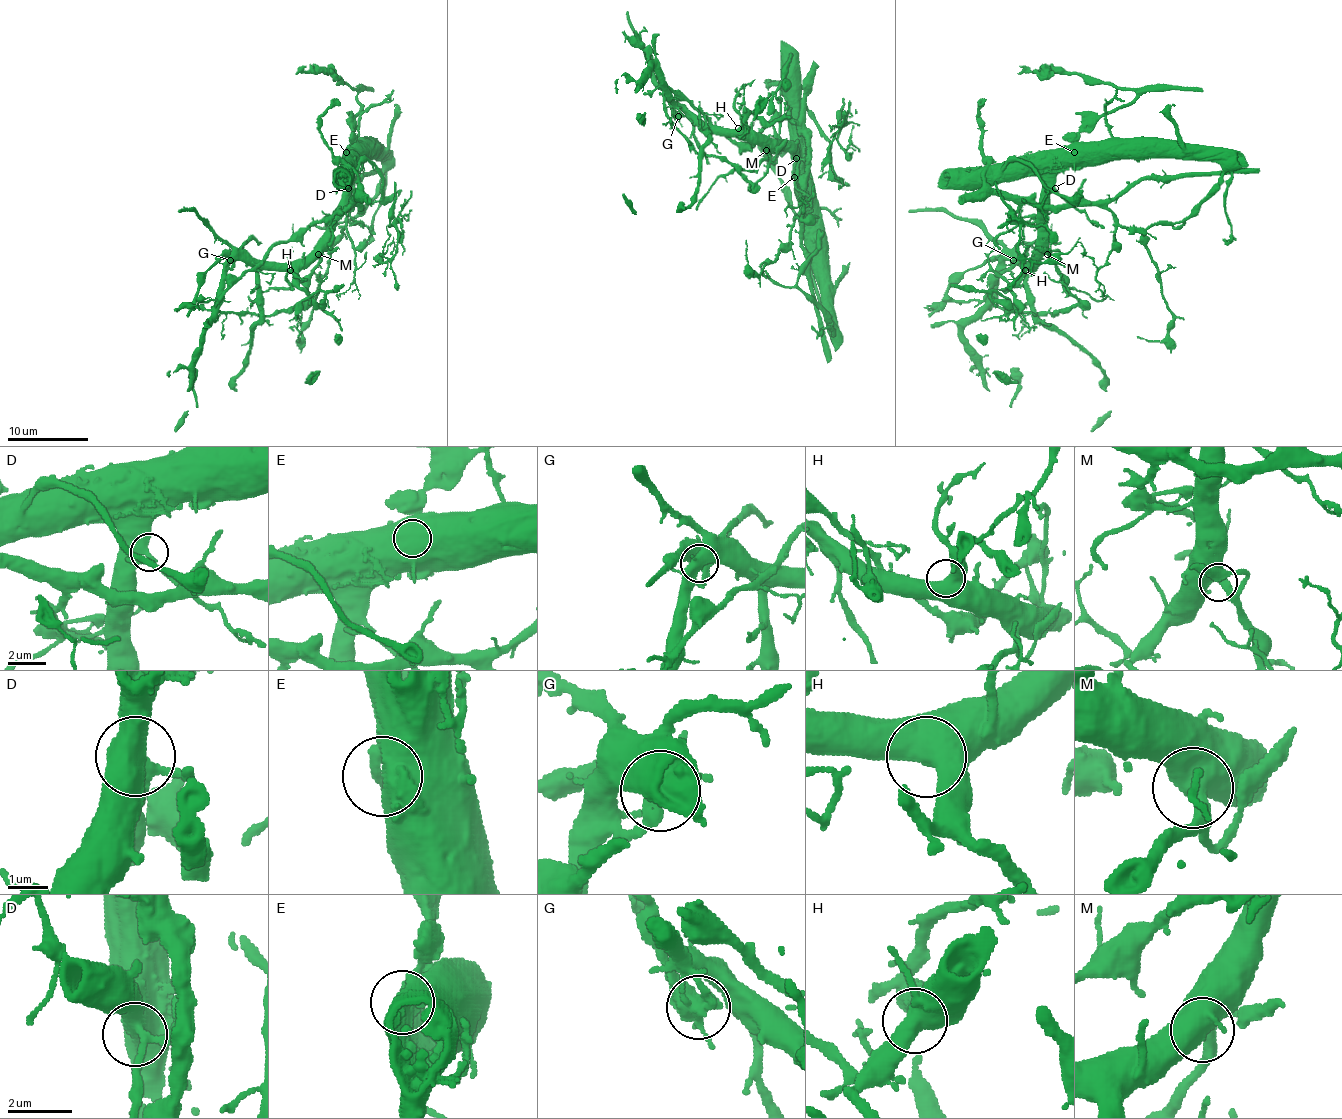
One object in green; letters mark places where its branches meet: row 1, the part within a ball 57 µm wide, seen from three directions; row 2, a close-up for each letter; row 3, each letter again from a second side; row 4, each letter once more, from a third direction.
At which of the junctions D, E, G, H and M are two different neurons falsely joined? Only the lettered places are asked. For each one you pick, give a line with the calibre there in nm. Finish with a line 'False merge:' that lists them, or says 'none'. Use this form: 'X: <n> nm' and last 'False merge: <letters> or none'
E: 800 nm
G: 460 nm
False merge: E, G

